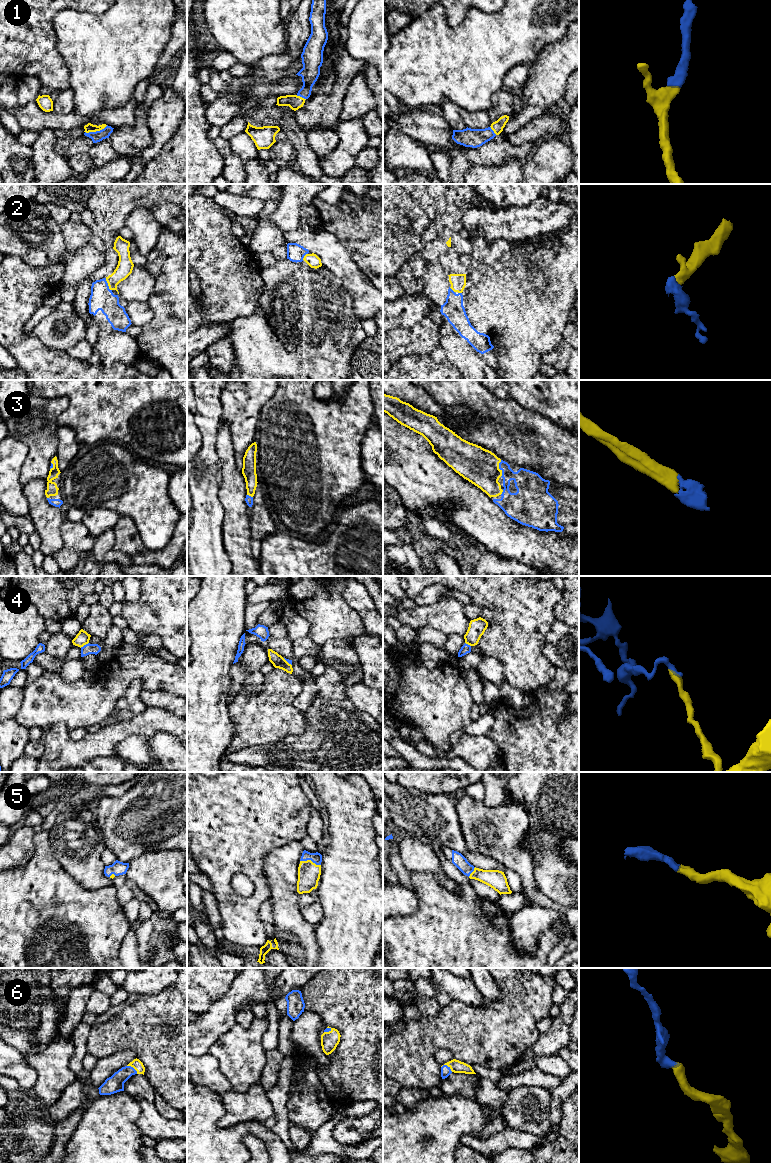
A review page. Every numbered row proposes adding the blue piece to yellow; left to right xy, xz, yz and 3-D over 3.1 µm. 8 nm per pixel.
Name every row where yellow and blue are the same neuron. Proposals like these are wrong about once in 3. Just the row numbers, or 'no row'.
1, 2, 3, 5, 6

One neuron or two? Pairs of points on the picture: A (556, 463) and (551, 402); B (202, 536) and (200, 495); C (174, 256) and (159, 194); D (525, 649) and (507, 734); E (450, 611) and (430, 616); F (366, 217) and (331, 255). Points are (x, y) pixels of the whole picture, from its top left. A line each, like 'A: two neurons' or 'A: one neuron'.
A: two neurons
B: one neuron
C: two neurons
D: two neurons
E: one neuron
F: two neurons

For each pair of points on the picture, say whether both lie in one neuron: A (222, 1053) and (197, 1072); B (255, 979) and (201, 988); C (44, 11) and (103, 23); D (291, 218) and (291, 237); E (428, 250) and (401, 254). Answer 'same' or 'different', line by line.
A: different
B: different
C: different
D: different
E: same

